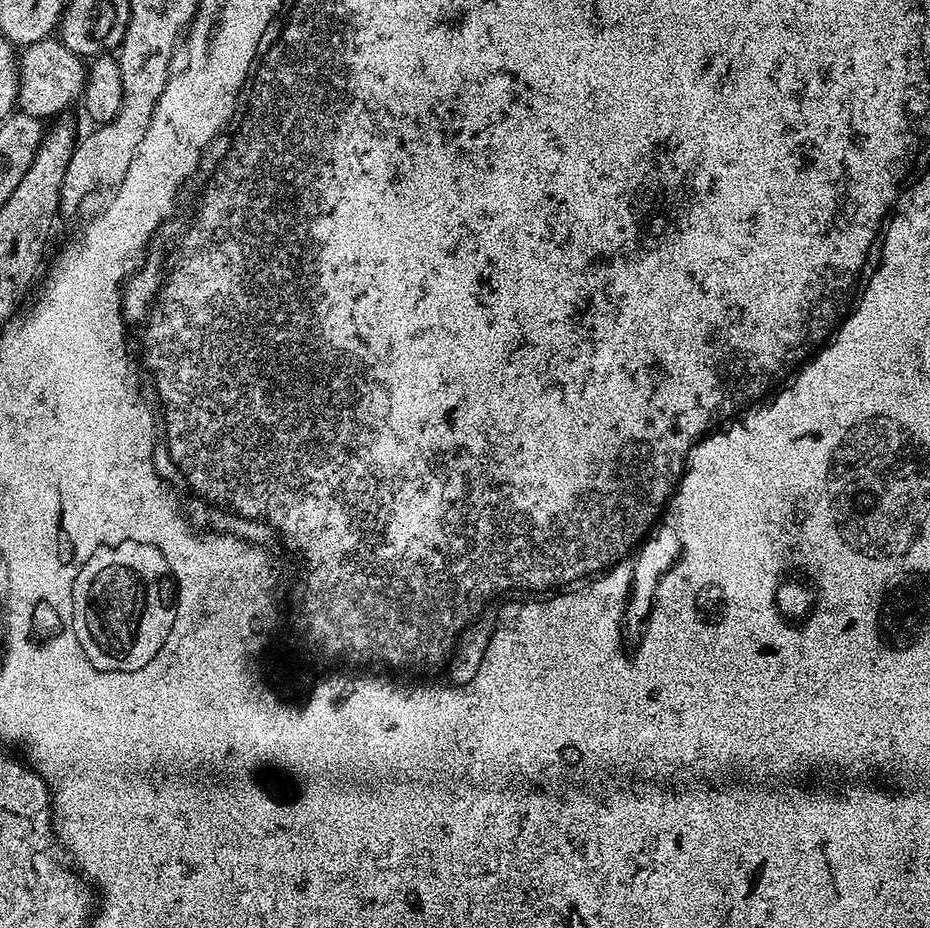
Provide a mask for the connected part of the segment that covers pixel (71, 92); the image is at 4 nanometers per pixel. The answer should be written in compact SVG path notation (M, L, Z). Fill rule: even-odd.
M52 36L27 45L21 51L17 73L19 109L39 120L46 120L46 117L52 115L55 117L75 99L77 101L83 95L87 80L85 61L70 51L63 41Z

